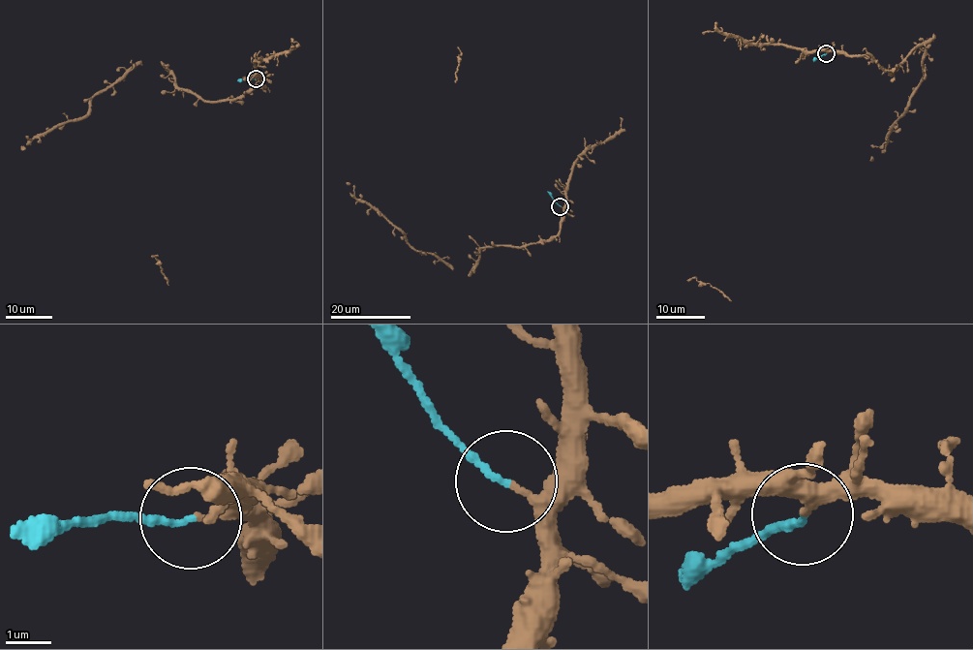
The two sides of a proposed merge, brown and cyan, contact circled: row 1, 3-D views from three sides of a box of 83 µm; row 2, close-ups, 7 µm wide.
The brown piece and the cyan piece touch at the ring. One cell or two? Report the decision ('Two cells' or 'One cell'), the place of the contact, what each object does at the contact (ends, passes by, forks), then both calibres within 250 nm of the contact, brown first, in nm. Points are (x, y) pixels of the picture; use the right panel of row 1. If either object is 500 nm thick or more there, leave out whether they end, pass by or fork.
Two cells. Place: (826, 53). At the ring brown ends. At the ring cyan ends. Thickness 220 nm (brown) against 140 nm

